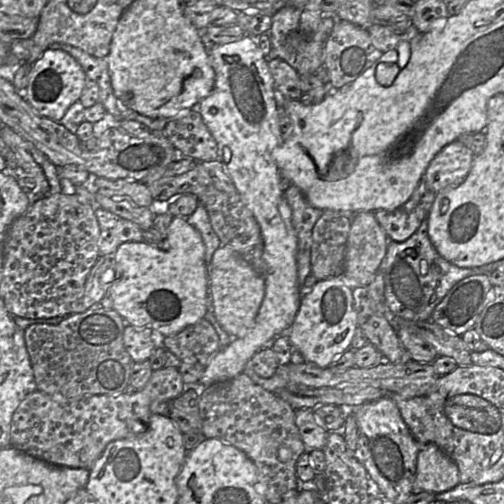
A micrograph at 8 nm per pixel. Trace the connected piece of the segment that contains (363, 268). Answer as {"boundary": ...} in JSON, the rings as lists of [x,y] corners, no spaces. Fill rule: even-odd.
{"boundary":[[[359,212],[351,218],[343,277],[351,289],[364,289],[378,272],[381,262],[386,256],[389,238],[376,220],[373,212]]]}

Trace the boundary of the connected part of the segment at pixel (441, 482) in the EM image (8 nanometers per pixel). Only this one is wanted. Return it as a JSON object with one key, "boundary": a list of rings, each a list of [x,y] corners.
{"boundary":[[[434,443],[420,446],[416,464],[414,492],[438,494],[460,483],[456,463]]]}

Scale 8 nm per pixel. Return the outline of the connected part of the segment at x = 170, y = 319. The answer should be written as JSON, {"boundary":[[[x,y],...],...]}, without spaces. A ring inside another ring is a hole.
{"boundary":[[[176,216],[160,244],[145,241],[122,243],[115,252],[115,280],[109,294],[114,310],[126,324],[157,330],[165,337],[175,335],[203,319],[208,311],[209,287],[205,246],[200,233],[187,222],[187,218]]]}

